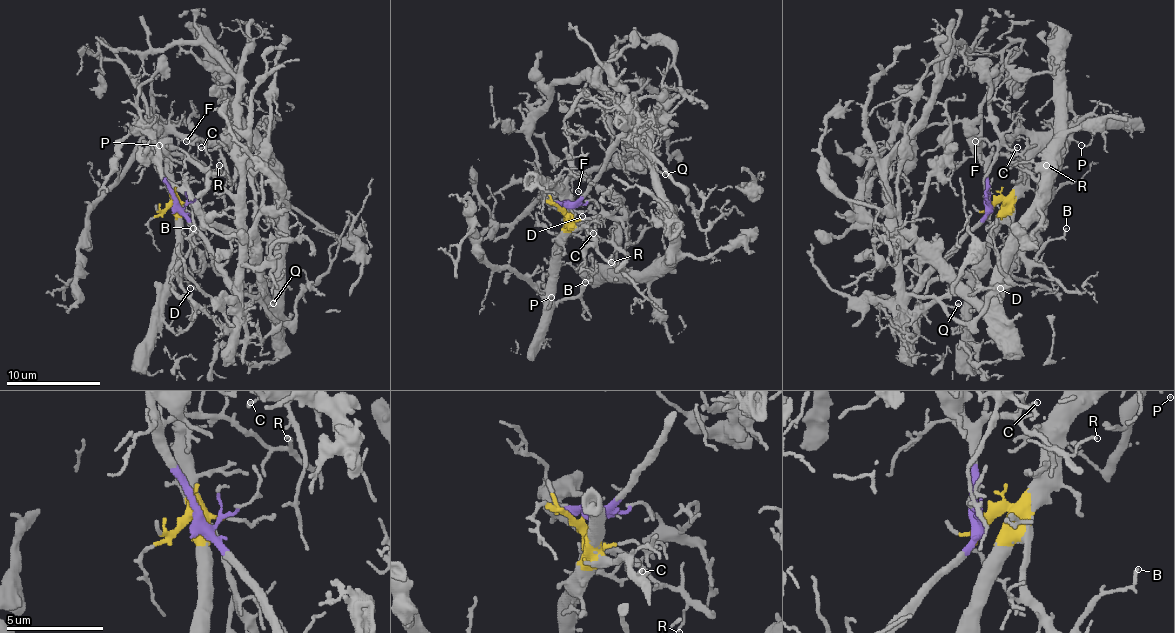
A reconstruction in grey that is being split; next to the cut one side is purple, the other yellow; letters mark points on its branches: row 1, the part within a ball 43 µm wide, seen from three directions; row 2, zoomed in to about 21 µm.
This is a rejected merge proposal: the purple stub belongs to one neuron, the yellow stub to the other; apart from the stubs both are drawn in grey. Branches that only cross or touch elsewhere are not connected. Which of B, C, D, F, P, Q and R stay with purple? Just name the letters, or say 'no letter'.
Q, R

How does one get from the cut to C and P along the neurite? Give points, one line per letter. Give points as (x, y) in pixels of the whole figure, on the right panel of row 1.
C: (989, 202), (1001, 202), (1015, 185), (1020, 157), (1032, 143), (1027, 136), (1015, 134), (1003, 141), (1017, 148)
P: (989, 202), (1001, 202), (1010, 192), (1020, 171), (1053, 141), (1069, 131), (1086, 129), (1093, 138), (1081, 145)

